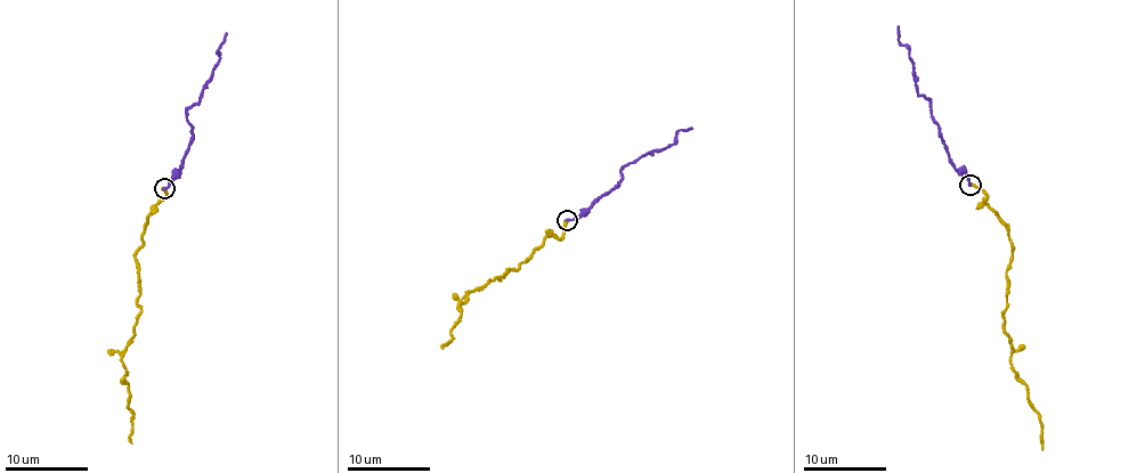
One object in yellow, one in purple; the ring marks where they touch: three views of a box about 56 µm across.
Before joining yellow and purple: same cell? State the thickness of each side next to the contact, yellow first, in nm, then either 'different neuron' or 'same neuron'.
calibres 240 and 190 nm; same neuron

